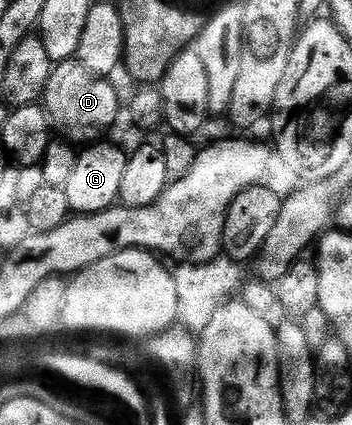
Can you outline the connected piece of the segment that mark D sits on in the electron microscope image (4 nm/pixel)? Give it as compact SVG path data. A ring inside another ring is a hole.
M78 60L54 63L41 95L50 125L75 138L95 140L106 135L103 133L119 118L119 94L107 82L106 77L91 73Z

